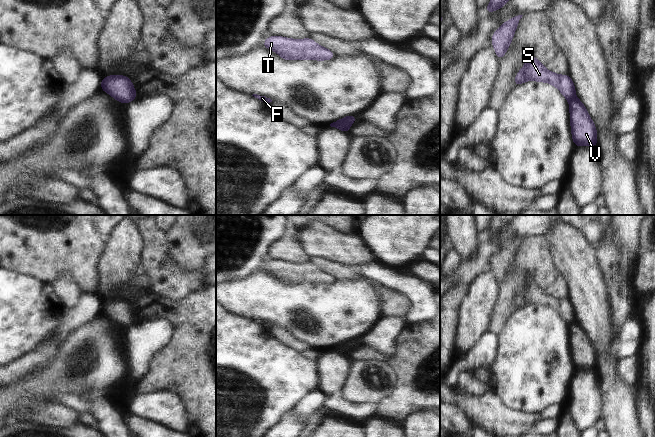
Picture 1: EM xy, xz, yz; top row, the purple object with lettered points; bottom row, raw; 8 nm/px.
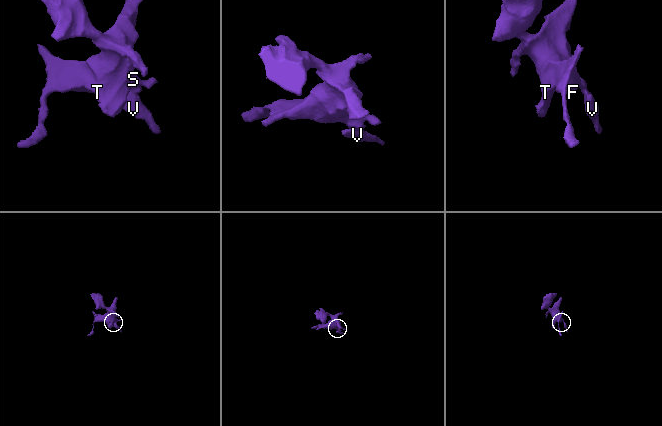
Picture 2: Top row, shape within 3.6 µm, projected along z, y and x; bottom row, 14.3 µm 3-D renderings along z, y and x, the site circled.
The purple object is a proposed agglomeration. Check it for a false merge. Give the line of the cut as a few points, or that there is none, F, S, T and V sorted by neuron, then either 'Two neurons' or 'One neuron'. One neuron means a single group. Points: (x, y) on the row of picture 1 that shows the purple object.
Split along xz (341, 119), (350, 124). Groups: F S T / V. Two neurons.

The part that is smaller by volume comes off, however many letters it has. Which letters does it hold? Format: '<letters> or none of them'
V

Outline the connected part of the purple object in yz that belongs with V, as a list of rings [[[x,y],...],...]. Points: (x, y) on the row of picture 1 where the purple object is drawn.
[[[576,96],[569,100],[569,105],[572,139],[575,146],[597,147],[597,130],[587,109]]]

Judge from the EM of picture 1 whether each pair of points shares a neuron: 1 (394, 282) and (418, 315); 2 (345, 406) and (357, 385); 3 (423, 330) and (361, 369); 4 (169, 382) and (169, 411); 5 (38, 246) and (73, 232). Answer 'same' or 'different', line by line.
1: same
2: different
3: different
4: different
5: same

